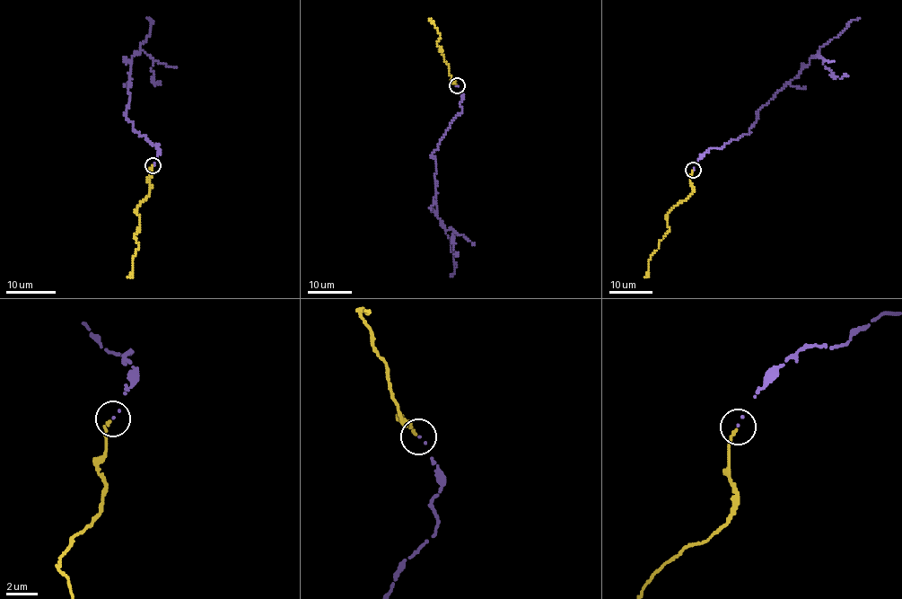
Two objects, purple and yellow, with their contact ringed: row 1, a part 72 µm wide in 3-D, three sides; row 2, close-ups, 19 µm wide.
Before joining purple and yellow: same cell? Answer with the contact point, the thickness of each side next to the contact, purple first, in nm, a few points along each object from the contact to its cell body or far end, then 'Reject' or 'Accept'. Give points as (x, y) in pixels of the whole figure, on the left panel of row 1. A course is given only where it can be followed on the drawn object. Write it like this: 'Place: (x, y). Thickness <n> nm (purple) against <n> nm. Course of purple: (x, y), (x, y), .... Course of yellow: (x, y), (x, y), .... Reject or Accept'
Place: (153, 165). Thickness 90 nm (purple) against 200 nm. Course of purple: (153, 164), (159, 144), (153, 145), (126, 118), (129, 62), (146, 40), (153, 22), (146, 19). Course of yellow: (153, 165), (150, 192), (136, 207), (140, 219), (135, 237), (137, 250), (132, 256), (132, 273), (127, 277). Accept

